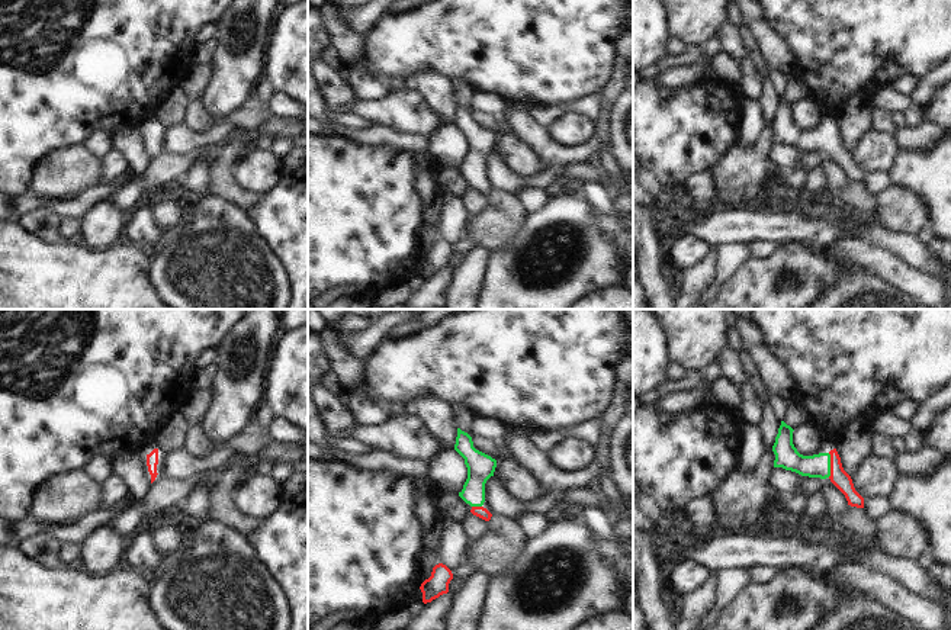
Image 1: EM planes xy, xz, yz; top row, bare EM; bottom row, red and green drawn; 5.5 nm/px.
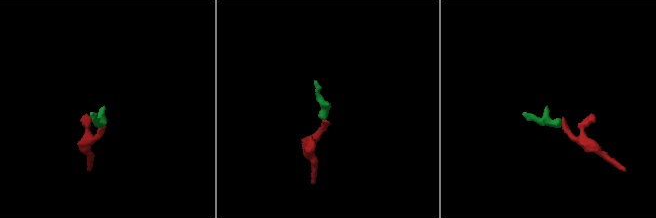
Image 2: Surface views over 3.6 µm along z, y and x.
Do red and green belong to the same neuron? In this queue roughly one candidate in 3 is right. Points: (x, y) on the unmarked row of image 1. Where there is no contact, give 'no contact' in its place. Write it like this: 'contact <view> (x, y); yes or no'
contact yz (831, 140); yes

